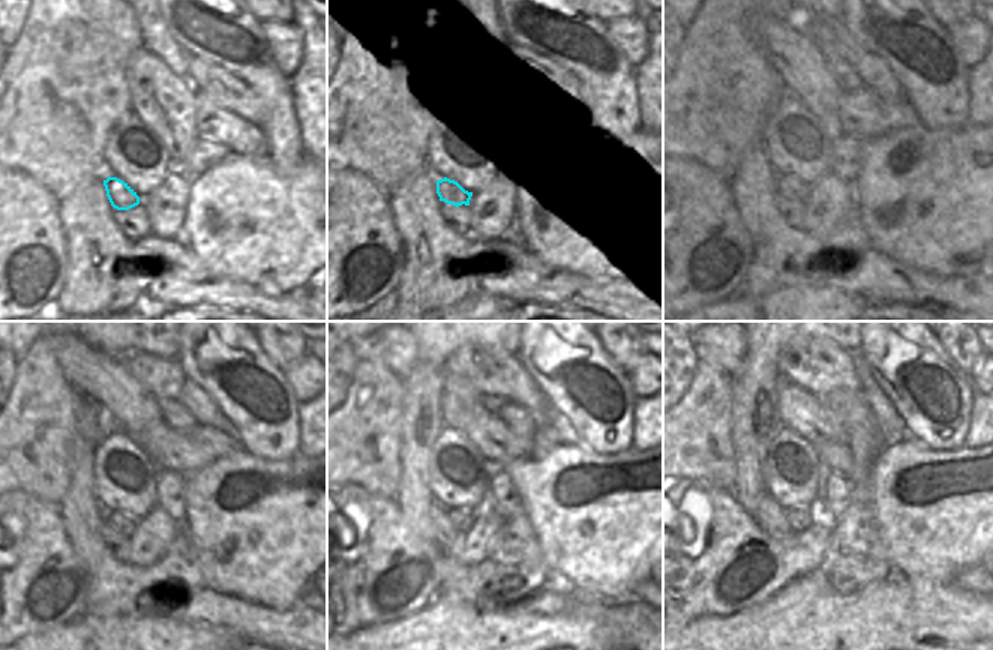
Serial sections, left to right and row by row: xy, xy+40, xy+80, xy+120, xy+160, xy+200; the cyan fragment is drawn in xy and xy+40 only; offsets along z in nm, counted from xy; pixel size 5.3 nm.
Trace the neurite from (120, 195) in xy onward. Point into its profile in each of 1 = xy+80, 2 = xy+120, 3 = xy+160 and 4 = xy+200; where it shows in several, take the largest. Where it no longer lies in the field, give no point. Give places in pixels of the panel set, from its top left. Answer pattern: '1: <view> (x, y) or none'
1: xy+80 (786, 185)
2: xy+120 (125, 526)
3: xy+160 (462, 520)
4: xy+200 (798, 518)

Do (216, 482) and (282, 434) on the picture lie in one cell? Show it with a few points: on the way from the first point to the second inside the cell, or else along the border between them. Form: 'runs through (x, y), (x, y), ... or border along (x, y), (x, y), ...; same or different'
border along (242, 446), (261, 458), (285, 460); different

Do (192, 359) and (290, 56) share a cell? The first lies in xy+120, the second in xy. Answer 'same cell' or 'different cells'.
different cells

